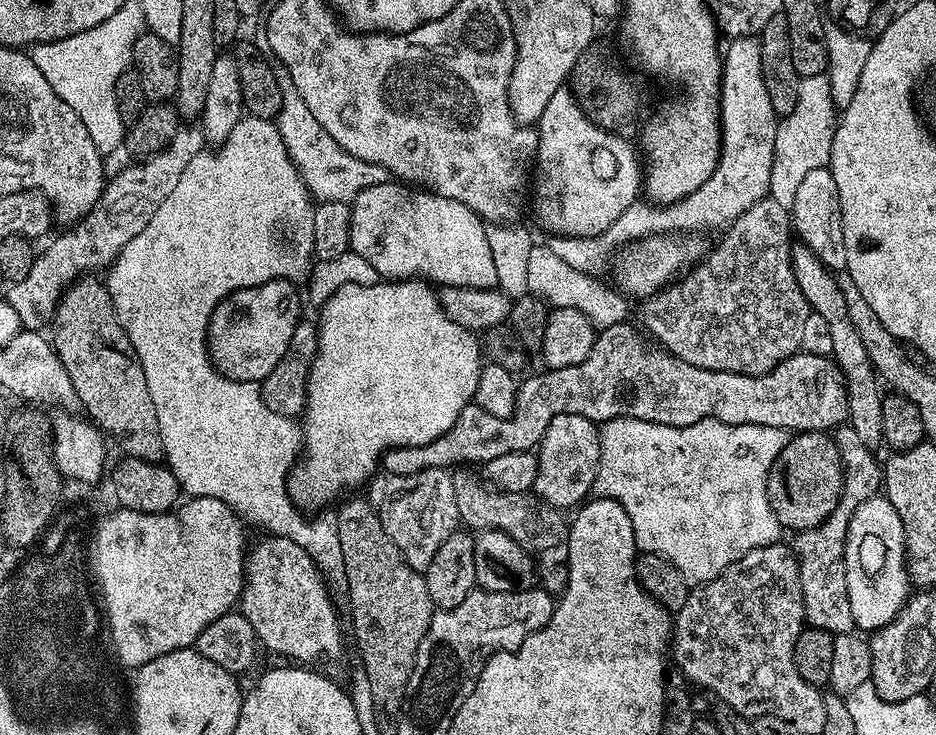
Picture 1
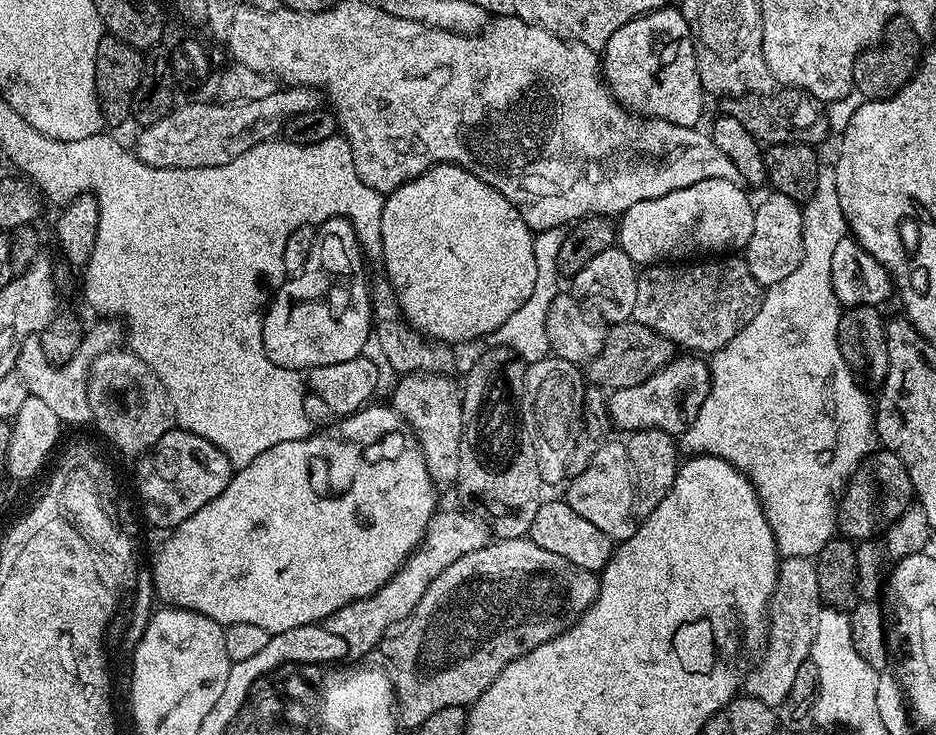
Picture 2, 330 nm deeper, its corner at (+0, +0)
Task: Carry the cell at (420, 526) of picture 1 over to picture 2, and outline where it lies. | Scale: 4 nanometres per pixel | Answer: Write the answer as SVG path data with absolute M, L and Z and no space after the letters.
M410 372L399 377L396 389L392 392L390 406L399 414L405 425L415 436L416 443L426 462L426 470L430 474L432 483L437 489L451 489L458 478L458 450L462 446L462 430L466 415L465 405L462 403L461 389L452 382L453 377L438 372Z

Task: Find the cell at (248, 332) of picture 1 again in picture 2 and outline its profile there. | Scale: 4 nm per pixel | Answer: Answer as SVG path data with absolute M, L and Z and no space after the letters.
M332 216L319 225L320 237L312 244L312 253L297 276L289 275L274 293L264 314L264 349L280 368L311 370L334 362L350 362L363 353L372 330L370 284L364 281L366 260L356 238L356 227L342 216Z

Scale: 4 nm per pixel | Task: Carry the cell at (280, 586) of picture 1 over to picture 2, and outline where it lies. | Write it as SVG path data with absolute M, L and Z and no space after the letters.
M437 511L416 551L409 554L404 565L373 596L342 606L323 621L322 627L330 630L330 634L338 634L338 638L346 642L349 657L366 655L376 643L377 647L385 639L391 624L399 625L402 618L412 613L412 605L420 601L420 593L430 586L430 582L434 582L434 578L438 578L438 574L442 574L442 570L446 570L446 566L450 566L450 562L458 562L458 558L483 548L489 540L490 532L485 521L483 524L464 512Z

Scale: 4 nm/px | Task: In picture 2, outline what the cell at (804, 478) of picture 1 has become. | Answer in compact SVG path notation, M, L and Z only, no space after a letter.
M873 451L853 472L838 497L836 526L839 535L853 542L873 539L898 519L910 507L913 500L910 474L904 463L893 452Z

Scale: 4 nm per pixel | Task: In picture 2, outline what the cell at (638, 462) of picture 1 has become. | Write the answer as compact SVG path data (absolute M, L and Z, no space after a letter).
M821 166L818 170L818 186L814 186L814 194L810 194L808 200L803 201L802 211L804 217L802 218L802 246L804 247L804 253L802 254L802 262L798 262L798 267L793 270L787 278L782 278L782 282L777 284L767 285L766 291L760 297L760 308L754 314L754 318L750 318L750 322L746 322L746 326L742 330L738 330L738 334L734 334L734 338L730 338L730 342L726 342L726 346L722 346L716 352L711 353L710 356L710 371L712 373L712 386L708 389L708 397L702 406L698 410L698 414L694 418L694 422L688 426L685 432L679 433L678 436L678 448L681 453L687 454L689 457L694 456L717 456L722 458L726 462L730 463L737 469L737 471L744 473L747 476L749 483L752 484L756 491L756 497L760 500L760 506L764 511L764 518L768 523L769 530L772 532L772 537L775 540L776 547L781 557L785 556L807 556L809 558L815 558L820 553L822 546L826 546L826 542L830 542L834 539L834 533L837 531L836 526L836 506L838 503L837 497L844 490L844 485L848 483L853 472L864 463L866 457L873 451L874 445L874 404L870 399L869 393L865 389L861 388L857 384L856 380L850 374L850 370L846 366L846 362L842 358L842 350L838 350L838 322L840 321L840 313L842 311L842 305L836 301L836 295L832 290L832 283L830 282L830 261L834 250L838 246L838 242L842 242L842 238L848 232L848 223L846 222L844 215L842 214L841 203L838 202L838 186L836 185L836 169L832 166Z

